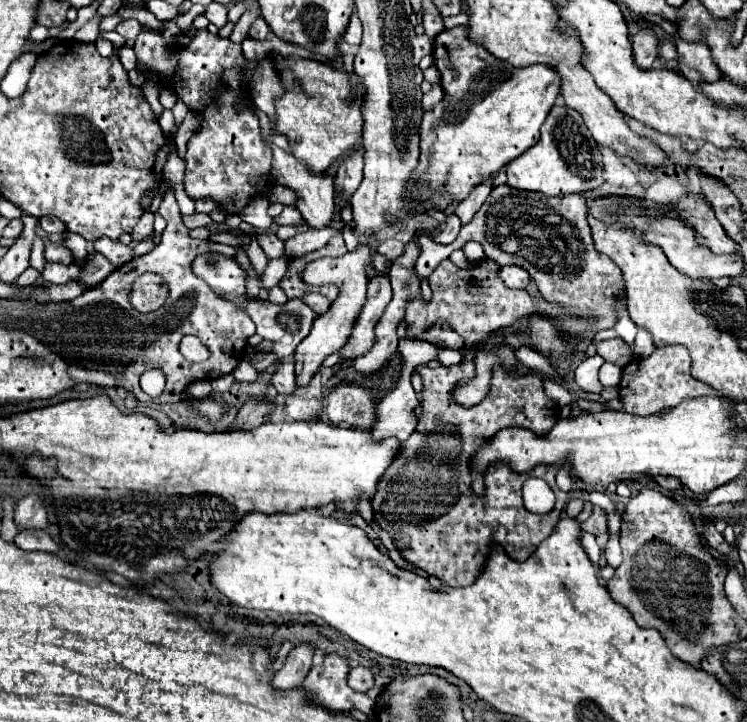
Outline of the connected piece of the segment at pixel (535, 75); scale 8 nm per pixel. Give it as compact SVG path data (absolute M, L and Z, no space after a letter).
M456 26L452 30L442 30L434 38L434 52L432 52L432 56L434 56L434 64L436 64L436 68L440 72L440 86L444 90L444 98L440 102L436 102L432 106L432 110L424 110L424 116L422 116L422 122L420 122L420 154L428 156L428 168L424 170L424 174L420 178L416 178L416 188L426 192L426 196L422 196L420 192L418 192L418 196L414 196L414 200L418 202L418 210L416 212L428 212L428 210L444 212L452 202L462 202L472 192L474 186L478 186L484 180L496 176L498 170L502 170L510 160L514 160L516 156L526 152L532 144L536 144L536 140L540 138L540 126L546 120L550 108L554 106L554 100L560 96L560 78L556 76L556 72L552 72L552 68L546 68L542 64L534 64L534 66L528 66L528 68L512 68L512 64L508 64L504 60L496 60L484 48L478 48L476 44L472 44L466 38L466 28L464 26Z

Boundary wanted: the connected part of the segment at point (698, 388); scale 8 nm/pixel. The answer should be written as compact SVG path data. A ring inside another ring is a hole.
M662 346L656 348L650 358L636 358L624 368L620 380L620 400L624 404L624 412L636 416L650 416L664 406L678 406L684 400L712 394L718 392L692 378L688 350L680 346Z

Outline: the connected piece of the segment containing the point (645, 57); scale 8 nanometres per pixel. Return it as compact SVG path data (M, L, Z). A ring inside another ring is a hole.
M650 28L640 30L632 38L632 56L638 68L650 68L658 56L658 40Z

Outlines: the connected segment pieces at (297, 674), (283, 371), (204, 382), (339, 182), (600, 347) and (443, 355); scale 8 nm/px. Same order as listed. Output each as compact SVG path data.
M298 644L296 648L292 648L292 652L286 658L284 668L276 672L272 686L278 690L298 688L312 668L312 656L314 656L312 644Z
M282 362L270 380L280 394L292 394L296 390L296 378L292 376L292 362Z
M202 379L191 383L188 387L188 394L194 398L202 398L212 393L212 387L209 379Z
M362 148L352 152L350 156L346 156L342 160L342 164L338 166L338 174L336 174L336 190L342 190L346 198L352 196L352 192L356 192L356 188L362 182L362 168L364 168L364 152Z
M614 338L614 340L604 340L596 344L596 352L606 360L606 362L614 362L618 366L626 366L630 362L630 354L628 354L628 344L622 338Z
M440 348L436 360L440 362L440 366L454 366L454 364L462 362L462 352L452 350L452 348Z

